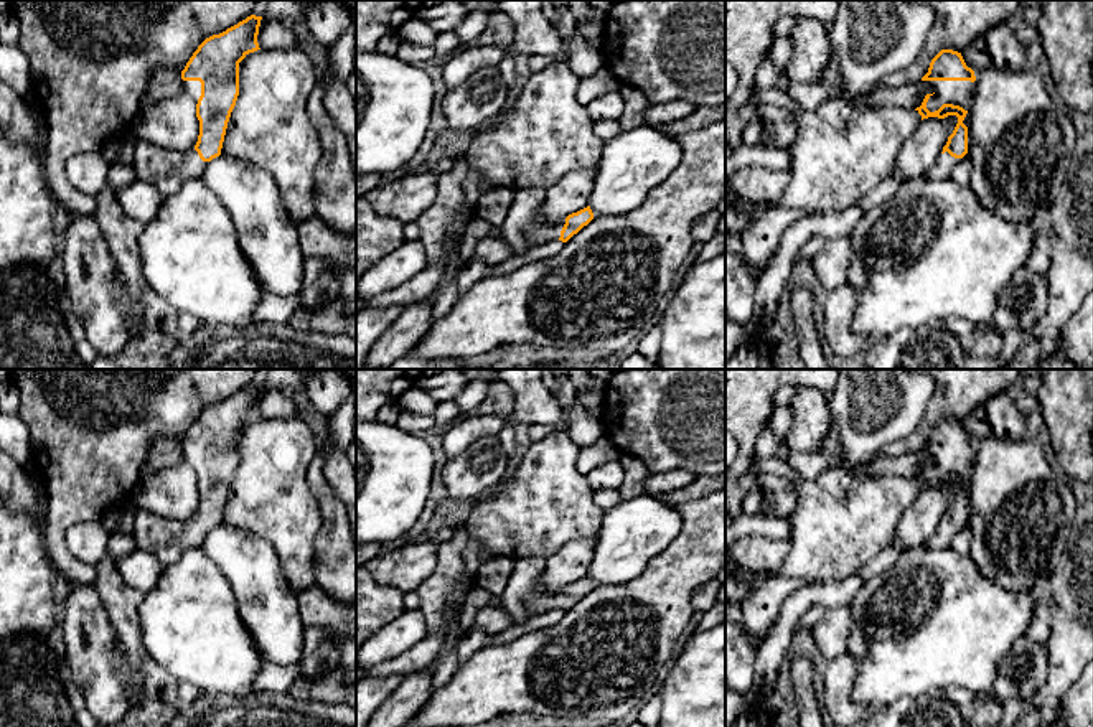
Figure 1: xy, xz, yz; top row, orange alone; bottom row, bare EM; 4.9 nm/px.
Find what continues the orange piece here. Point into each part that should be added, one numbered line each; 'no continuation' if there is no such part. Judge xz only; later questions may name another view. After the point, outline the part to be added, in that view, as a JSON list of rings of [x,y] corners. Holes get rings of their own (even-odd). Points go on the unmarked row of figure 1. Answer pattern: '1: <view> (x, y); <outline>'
1: xz (523, 597); [[[523,557],[514,560],[508,585],[501,593],[501,608],[514,625],[523,625],[534,615],[559,610],[565,587],[546,592],[541,579],[546,569],[542,557]]]

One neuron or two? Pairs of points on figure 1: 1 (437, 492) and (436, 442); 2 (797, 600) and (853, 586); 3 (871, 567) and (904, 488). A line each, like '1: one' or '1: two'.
1: one
2: one
3: two

